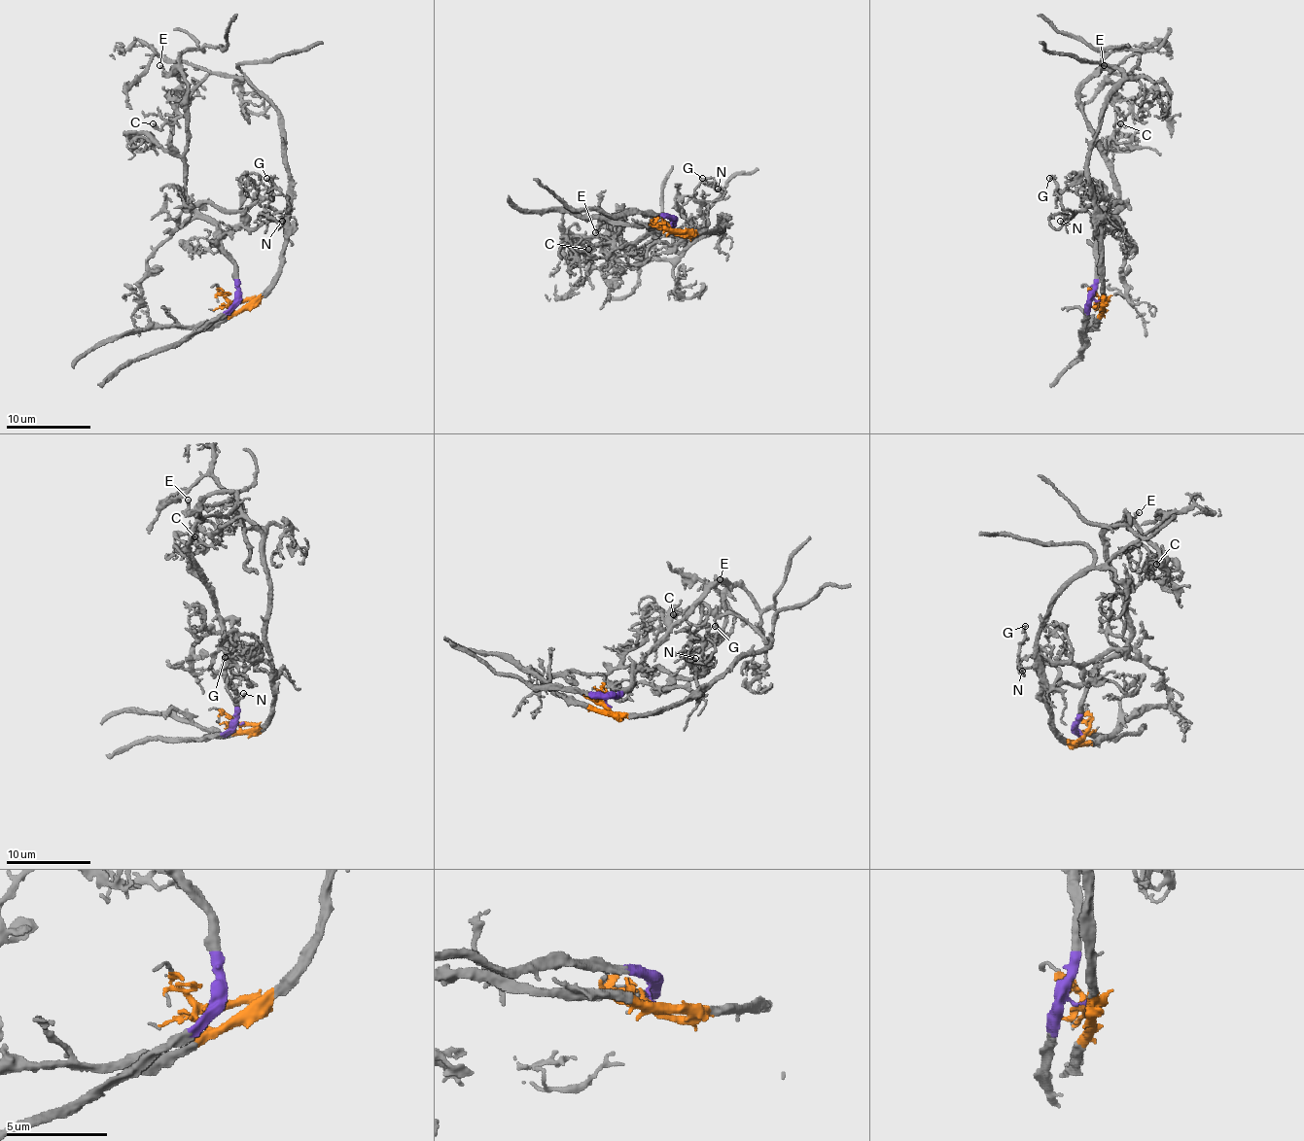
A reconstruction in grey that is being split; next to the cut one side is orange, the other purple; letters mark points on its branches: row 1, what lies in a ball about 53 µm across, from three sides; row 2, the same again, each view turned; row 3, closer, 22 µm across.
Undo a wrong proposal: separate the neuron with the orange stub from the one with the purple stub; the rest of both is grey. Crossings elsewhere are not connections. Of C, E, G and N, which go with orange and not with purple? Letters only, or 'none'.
C, G, N

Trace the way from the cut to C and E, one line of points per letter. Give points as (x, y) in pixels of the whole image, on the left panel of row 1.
C: (236, 301), (256, 298), (281, 263), (289, 185), (278, 111), (247, 80), (213, 73), (186, 114), (152, 123)
E: (236, 301), (234, 260), (222, 244), (222, 233), (188, 195), (186, 78), (160, 65)

